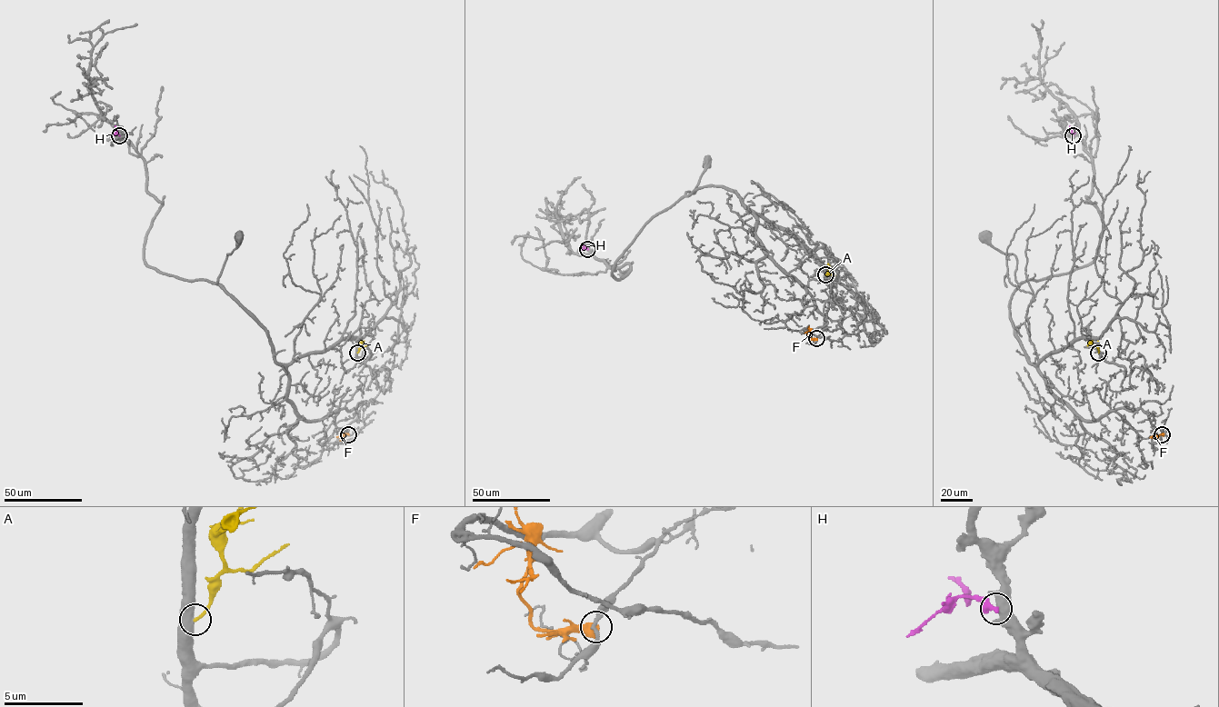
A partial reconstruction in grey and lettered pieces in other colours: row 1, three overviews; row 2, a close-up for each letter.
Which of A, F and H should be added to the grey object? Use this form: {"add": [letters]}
{"add": []}

